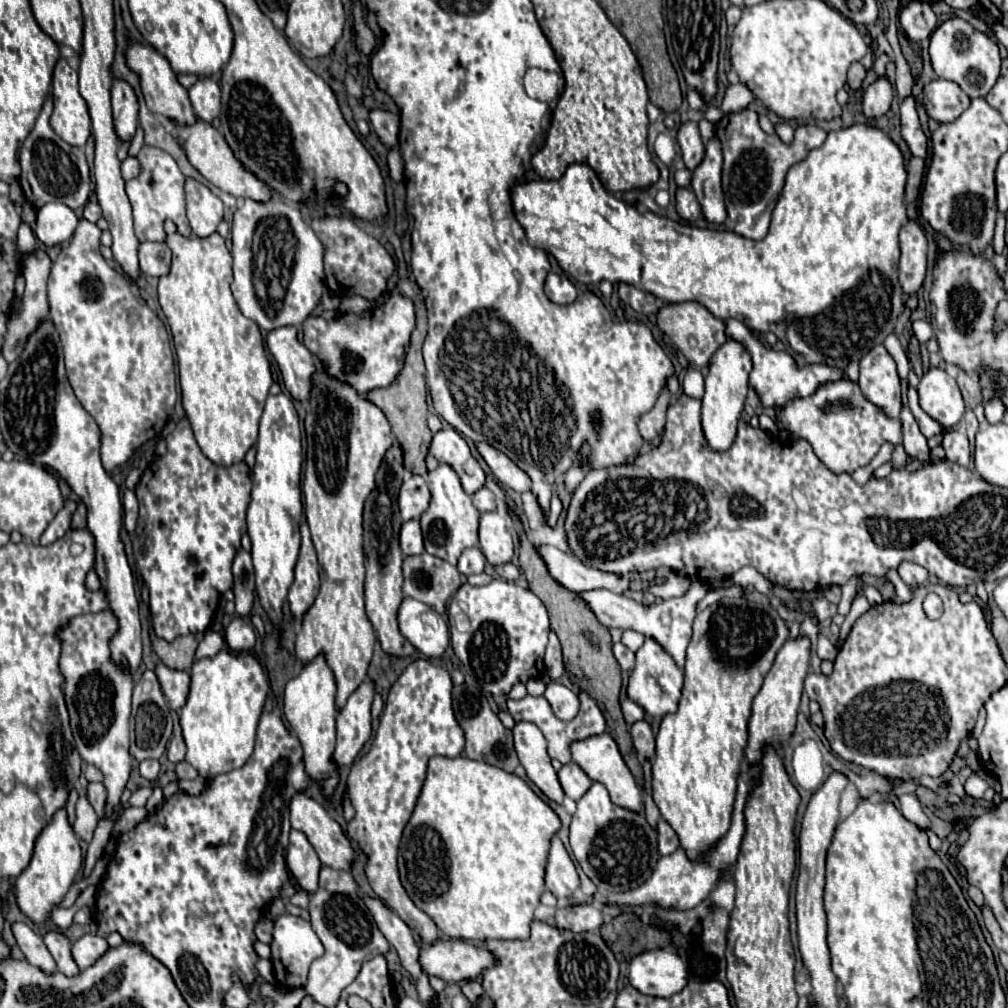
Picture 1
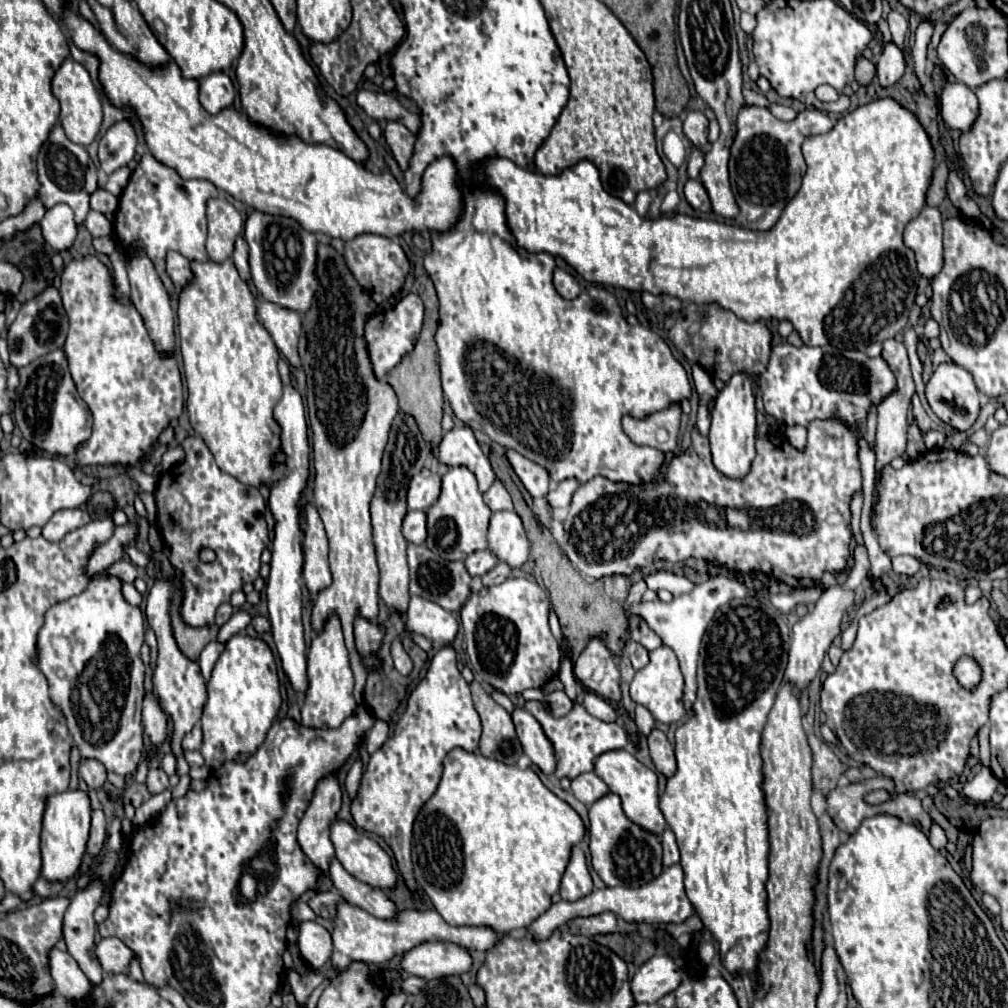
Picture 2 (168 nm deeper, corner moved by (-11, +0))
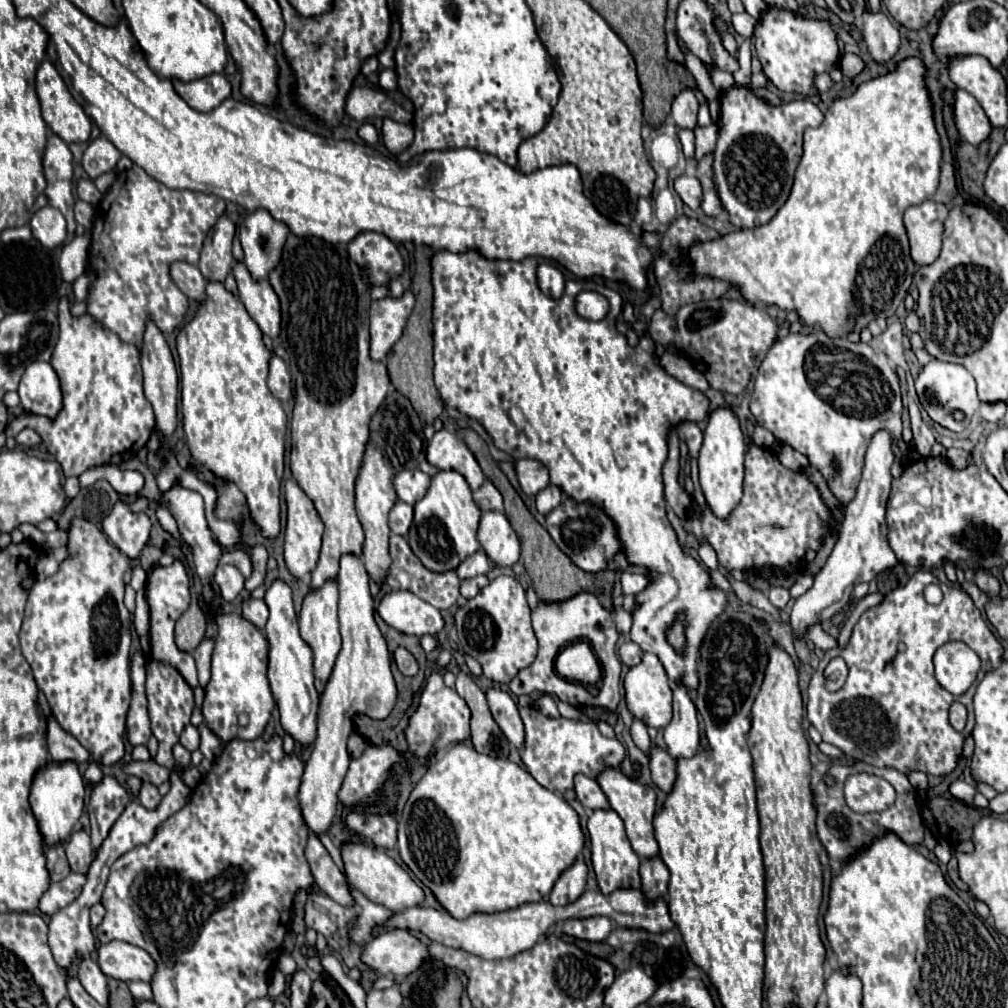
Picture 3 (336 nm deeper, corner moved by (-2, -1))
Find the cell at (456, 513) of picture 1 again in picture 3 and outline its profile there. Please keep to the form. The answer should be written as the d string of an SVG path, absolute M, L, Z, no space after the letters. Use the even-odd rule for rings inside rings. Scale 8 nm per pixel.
M438 471L432 477L426 495L414 505L414 525L410 527L406 541L426 569L434 573L454 571L468 555L480 549L476 539L478 521L480 509L472 499L466 479L456 471Z

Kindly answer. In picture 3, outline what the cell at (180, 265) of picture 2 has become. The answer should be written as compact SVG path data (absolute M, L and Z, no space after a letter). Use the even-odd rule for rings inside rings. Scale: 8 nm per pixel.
M174 263L170 271L174 283L180 287L180 291L190 299L190 301L204 301L206 299L206 279L198 271L196 265L190 263Z

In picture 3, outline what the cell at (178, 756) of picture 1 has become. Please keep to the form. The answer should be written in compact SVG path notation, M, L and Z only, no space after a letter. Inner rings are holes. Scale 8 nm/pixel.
M186 725L182 735L180 735L180 743L188 749L188 751L196 751L200 745L200 733L194 725Z

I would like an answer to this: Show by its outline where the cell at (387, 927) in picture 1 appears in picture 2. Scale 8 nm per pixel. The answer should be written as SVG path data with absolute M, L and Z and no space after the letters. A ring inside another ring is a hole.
M337 860L331 862L329 876L333 878L333 884L341 890L341 896L347 902L367 910L369 914L373 914L375 918L381 918L381 920L397 918L399 910L397 910L395 902L381 888L373 888L373 886L357 880Z

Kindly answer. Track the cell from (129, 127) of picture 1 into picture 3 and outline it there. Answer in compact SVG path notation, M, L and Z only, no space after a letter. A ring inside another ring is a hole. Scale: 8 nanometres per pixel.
M94 139L82 157L82 167L90 179L100 177L116 167L122 153L108 139Z

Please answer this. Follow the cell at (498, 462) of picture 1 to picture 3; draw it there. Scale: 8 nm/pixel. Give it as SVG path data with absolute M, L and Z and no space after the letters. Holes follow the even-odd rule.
M534 459L516 461L516 475L526 495L536 495L538 491L546 489L550 483L548 469L540 461L534 461Z

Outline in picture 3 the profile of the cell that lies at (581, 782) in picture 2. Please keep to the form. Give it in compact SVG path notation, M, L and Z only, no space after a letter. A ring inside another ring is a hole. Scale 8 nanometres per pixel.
M580 775L580 777L576 777L574 785L576 785L574 791L578 795L578 801L586 809L590 809L590 811L594 811L594 809L610 809L608 799L606 799L604 791L600 789L598 781L594 781L594 779L586 777L586 775Z

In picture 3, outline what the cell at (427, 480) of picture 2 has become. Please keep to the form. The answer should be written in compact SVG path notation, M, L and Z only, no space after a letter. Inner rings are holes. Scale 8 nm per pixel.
M412 469L412 471L396 473L392 483L394 483L394 489L398 493L398 499L414 505L428 491L430 477L426 473L422 473L420 469Z

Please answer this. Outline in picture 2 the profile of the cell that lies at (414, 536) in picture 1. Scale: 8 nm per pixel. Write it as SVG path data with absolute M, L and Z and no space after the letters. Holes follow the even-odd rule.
M409 510L403 520L403 536L411 544L425 544L427 540L427 516L425 512Z

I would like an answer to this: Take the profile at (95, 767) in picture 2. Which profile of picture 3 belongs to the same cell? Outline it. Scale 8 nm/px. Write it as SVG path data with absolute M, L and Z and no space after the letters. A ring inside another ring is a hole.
M48 717L48 753L52 761L86 763L90 759L90 753L70 733L66 733L54 717Z

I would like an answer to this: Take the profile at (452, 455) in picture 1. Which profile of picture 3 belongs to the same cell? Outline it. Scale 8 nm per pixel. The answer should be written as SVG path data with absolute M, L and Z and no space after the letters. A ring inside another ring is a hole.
M446 429L436 431L432 441L428 443L426 457L428 457L428 463L434 465L436 469L458 471L460 475L464 475L470 489L478 489L484 481L484 473L478 461L474 459L466 443L452 431L446 431Z

